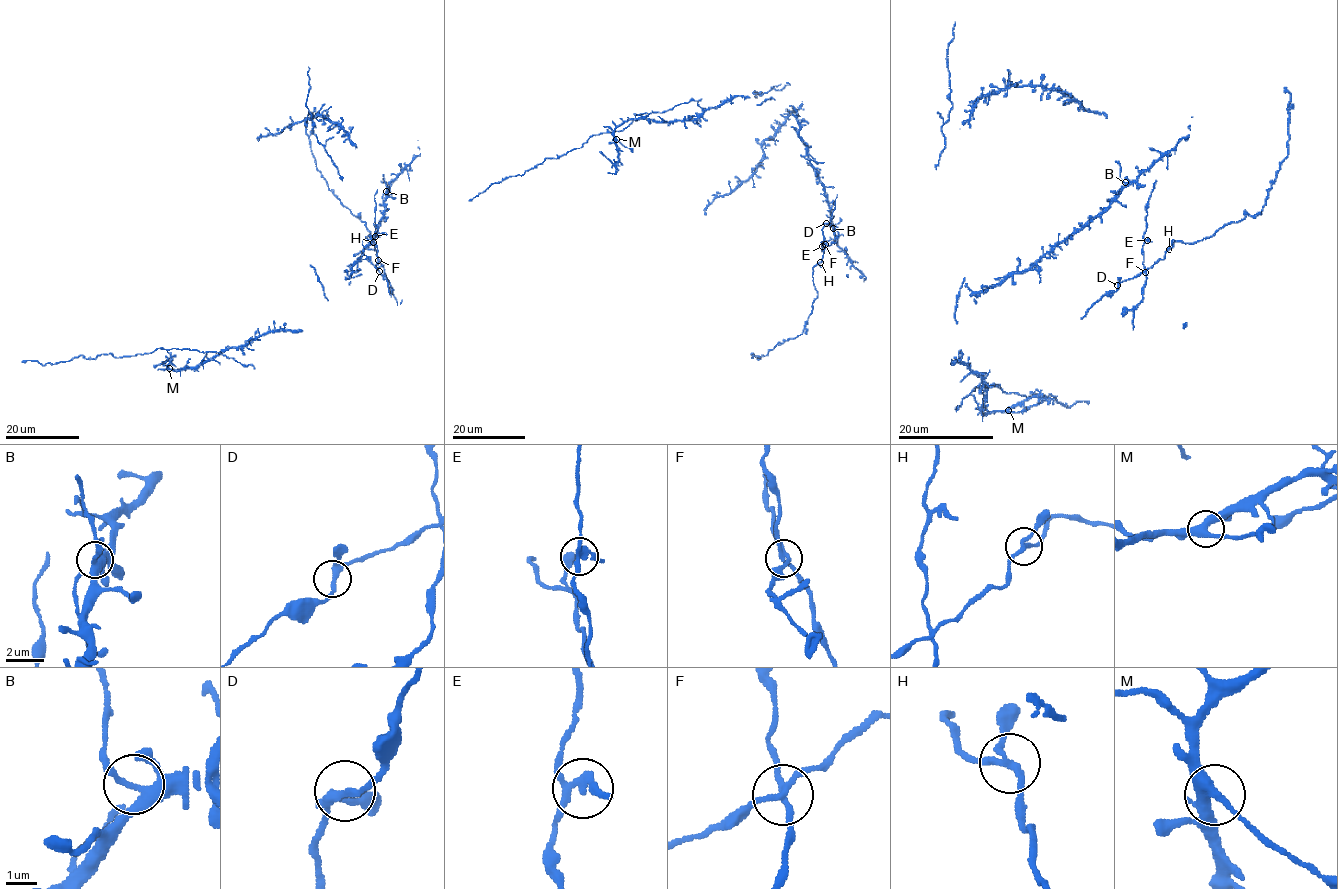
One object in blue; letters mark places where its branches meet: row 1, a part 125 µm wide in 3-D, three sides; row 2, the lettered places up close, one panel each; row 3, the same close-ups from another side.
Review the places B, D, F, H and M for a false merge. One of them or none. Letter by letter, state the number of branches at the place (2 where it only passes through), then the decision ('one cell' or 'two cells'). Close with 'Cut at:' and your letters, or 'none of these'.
B: 3 | one cell
D: 3 | one cell
F: 4 | two cells
H: 3 | one cell
M: 4 | one cell
Cut at: F

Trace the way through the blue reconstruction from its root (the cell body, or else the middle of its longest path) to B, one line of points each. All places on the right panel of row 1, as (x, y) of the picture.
B: (1006, 277), (1018, 271), (1027, 271), (1046, 253), (1082, 230), (1110, 204), (1125, 182)

